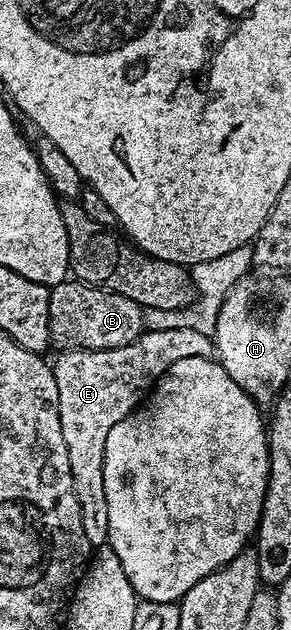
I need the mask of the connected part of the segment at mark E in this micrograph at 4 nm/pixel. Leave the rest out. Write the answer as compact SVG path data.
M161 329L144 330L137 341L117 349L74 350L65 352L59 360L54 360L53 363L59 394L61 433L65 433L65 447L69 452L69 469L73 473L73 485L77 493L77 501L81 505L81 525L85 525L85 537L91 542L92 548L98 549L107 543L109 533L109 505L105 505L105 473L103 472L105 437L109 437L109 429L113 429L117 421L121 421L135 410L140 402L139 387L150 388L167 367L173 365L173 361L179 361L184 357L212 358L215 355L215 345L211 335L197 333L197 329Z

